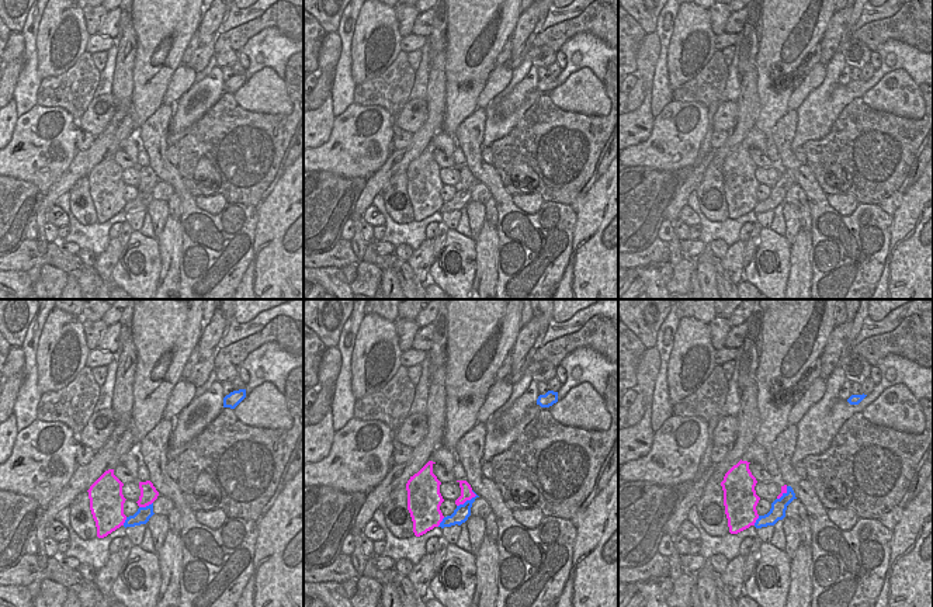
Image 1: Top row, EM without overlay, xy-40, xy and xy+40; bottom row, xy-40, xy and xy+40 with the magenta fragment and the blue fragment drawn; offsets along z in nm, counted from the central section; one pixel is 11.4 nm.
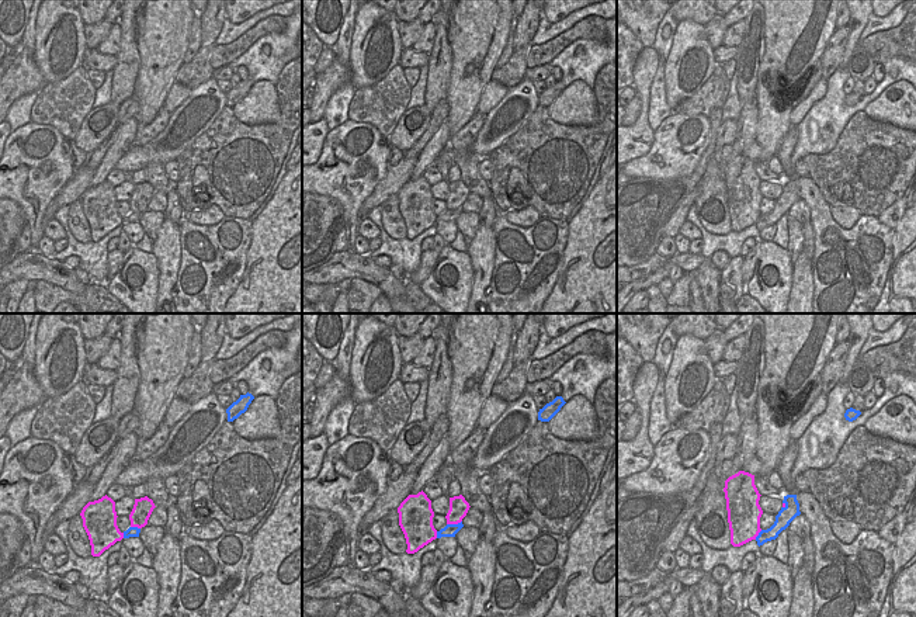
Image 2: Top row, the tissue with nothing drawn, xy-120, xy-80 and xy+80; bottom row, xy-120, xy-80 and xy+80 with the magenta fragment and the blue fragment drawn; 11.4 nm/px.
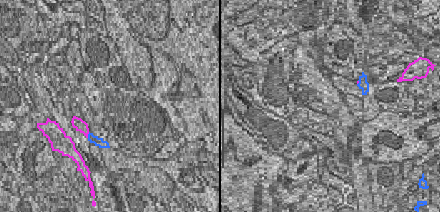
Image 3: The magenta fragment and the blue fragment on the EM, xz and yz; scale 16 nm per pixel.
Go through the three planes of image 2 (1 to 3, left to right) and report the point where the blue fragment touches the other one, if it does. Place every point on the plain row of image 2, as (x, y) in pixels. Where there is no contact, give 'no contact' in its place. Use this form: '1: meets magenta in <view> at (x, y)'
1: meets magenta in xy-120 at (135, 211)
2: meets magenta in xy-80 at (454, 208)
3: meets magenta in xy+80 at (757, 219)

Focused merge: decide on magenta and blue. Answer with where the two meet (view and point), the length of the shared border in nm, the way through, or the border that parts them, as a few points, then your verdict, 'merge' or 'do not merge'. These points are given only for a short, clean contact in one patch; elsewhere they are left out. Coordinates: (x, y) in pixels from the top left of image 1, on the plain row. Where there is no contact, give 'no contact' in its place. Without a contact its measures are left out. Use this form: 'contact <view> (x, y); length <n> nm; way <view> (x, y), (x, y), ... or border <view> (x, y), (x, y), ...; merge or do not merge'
contact xy (467, 184); length 280 nm; do not merge

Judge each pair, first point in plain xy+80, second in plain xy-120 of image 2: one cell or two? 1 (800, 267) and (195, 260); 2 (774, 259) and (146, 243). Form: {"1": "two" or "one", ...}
{"1": "two", "2": "two"}

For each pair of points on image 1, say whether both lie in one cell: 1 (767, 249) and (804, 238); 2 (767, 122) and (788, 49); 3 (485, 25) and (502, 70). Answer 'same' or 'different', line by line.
1: different
2: same
3: different

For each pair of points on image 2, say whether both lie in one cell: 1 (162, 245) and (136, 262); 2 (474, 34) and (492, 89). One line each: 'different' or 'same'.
1: different
2: different

